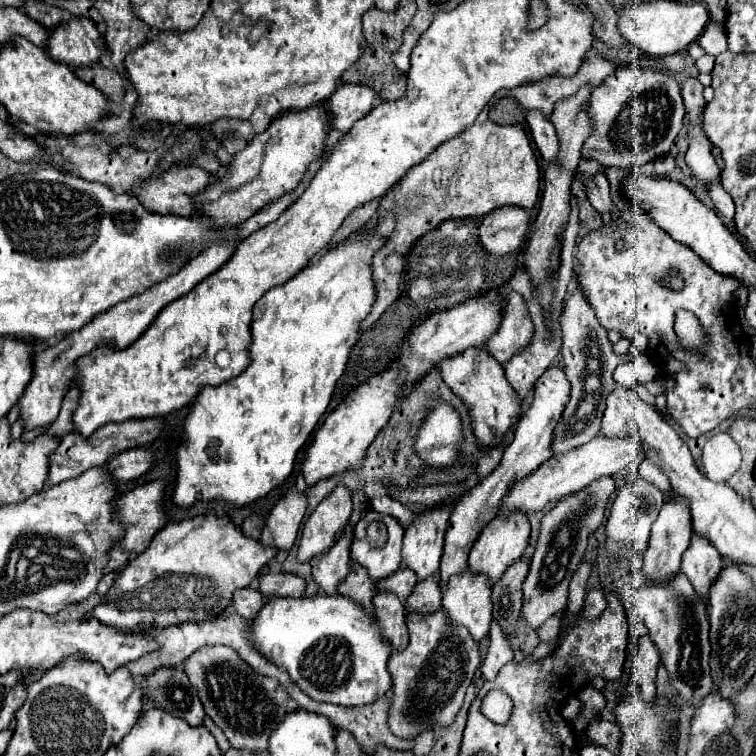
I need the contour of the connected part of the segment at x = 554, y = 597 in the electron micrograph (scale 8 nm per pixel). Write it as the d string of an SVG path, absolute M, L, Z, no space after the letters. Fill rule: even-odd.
M606 476L606 478L594 480L582 492L576 492L576 494L564 498L554 510L544 514L542 528L540 528L540 540L538 540L536 552L532 556L530 572L528 572L524 586L522 586L524 588L522 618L530 628L538 628L550 616L566 610L570 578L572 578L576 566L584 558L588 534L594 532L604 518L604 508L606 508L608 496L612 492L614 492L614 480L610 476ZM570 524L574 524L576 540L568 540L568 526Z

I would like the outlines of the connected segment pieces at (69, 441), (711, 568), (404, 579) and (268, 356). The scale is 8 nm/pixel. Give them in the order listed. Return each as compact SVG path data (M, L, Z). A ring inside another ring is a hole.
M128 418L124 422L104 424L90 438L84 438L80 432L70 432L62 438L60 446L50 456L48 482L50 484L60 484L68 478L80 476L82 472L86 472L90 468L108 464L114 456L118 456L124 450L130 450L130 448L136 448L136 446L148 446L162 436L162 430L164 430L162 418Z
M694 534L688 550L682 554L682 566L680 572L688 576L696 592L708 600L708 588L716 580L718 572L722 570L722 556L720 552L704 540L704 536Z
M400 568L396 574L378 580L376 586L378 586L378 590L390 590L390 592L394 592L402 602L406 602L406 598L410 596L410 592L412 592L412 588L414 588L416 582L418 580L416 580L414 570Z
M374 226L360 228L356 234L332 244L296 276L270 288L254 306L252 362L240 376L214 388L206 386L186 418L184 440L188 444L178 448L178 478L174 484L174 502L178 506L190 506L196 498L228 500L244 506L266 496L290 476L298 450L326 412L332 390L344 374L350 350L358 340L360 322L372 310L376 300L372 258L386 240Z

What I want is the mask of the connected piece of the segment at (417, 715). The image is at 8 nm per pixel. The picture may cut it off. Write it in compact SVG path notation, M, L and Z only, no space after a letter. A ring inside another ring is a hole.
M436 610L432 614L408 612L406 624L410 642L404 650L394 650L388 664L394 680L388 724L396 736L416 738L428 728L452 724L452 718L456 718L464 702L466 688L480 666L480 646L474 642L468 628L448 620L446 610Z

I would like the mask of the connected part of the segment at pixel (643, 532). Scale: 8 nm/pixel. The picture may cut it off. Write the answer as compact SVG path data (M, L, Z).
M638 478L634 482L622 486L616 494L616 500L612 504L612 510L610 510L610 516L606 522L606 548L608 548L608 552L612 552L614 556L620 558L628 552L646 550L648 538L650 538L650 528L652 528L662 504L664 504L664 496L662 496L660 488L646 482L644 478Z

